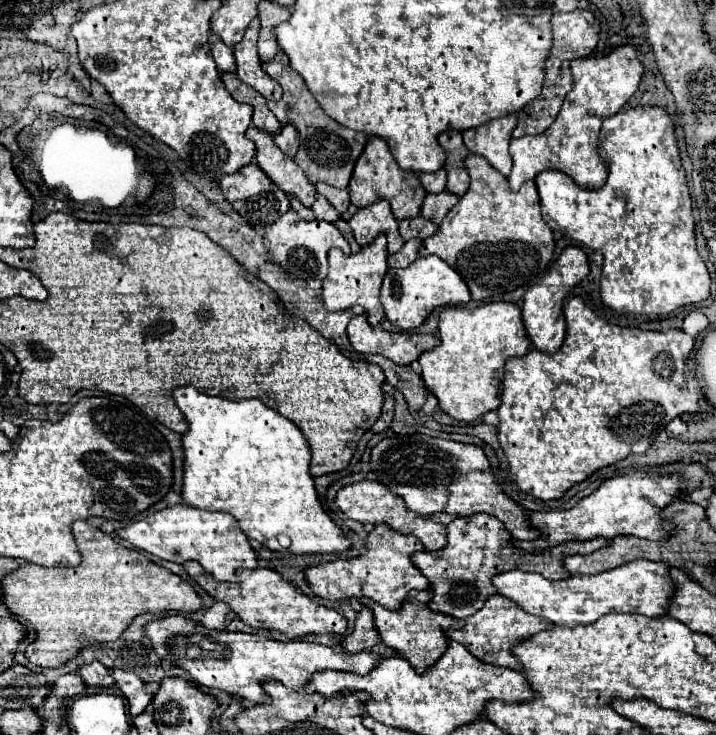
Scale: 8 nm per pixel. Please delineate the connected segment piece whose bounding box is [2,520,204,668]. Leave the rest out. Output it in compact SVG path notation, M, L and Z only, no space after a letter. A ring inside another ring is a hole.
M78 520L72 526L74 538L78 542L82 564L76 568L44 568L34 564L22 564L18 572L12 572L2 580L4 600L8 610L18 616L22 622L30 624L36 630L36 642L26 650L28 660L40 668L60 668L68 660L72 660L80 650L94 646L96 642L114 642L122 636L122 632L132 624L132 620L144 612L198 612L204 610L204 602L190 586L190 582L172 574L170 570L150 562L142 552L130 550L114 542L100 528L88 524L86 520Z

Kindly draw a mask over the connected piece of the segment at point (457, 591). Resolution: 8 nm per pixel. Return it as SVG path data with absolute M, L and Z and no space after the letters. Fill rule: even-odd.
M474 514L474 516L460 516L448 524L448 546L436 552L416 552L412 554L412 562L416 568L430 580L434 598L428 604L434 612L448 614L452 618L468 618L476 614L484 602L498 594L492 584L492 576L518 568L526 572L540 572L544 578L550 580L566 580L570 572L564 568L564 558L574 554L592 554L604 546L608 546L610 538L594 538L586 542L568 542L562 546L554 546L542 550L540 554L524 554L512 546L512 536L504 528L500 520L490 514Z

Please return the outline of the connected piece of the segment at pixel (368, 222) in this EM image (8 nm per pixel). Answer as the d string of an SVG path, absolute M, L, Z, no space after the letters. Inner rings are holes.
M378 200L366 208L360 208L350 220L348 220L356 242L360 246L366 246L372 242L380 232L388 236L388 254L394 254L402 248L404 240L398 232L398 220L394 218L390 204L386 200Z

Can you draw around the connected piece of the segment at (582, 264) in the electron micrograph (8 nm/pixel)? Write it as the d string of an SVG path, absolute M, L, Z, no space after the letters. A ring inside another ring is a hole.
M580 246L564 248L564 252L558 256L558 260L554 263L558 264L549 268L540 284L526 290L524 304L522 304L522 316L524 316L526 332L532 340L532 344L542 352L556 352L562 346L564 336L566 336L566 320L564 320L564 312L562 312L564 298L590 272L588 256Z

